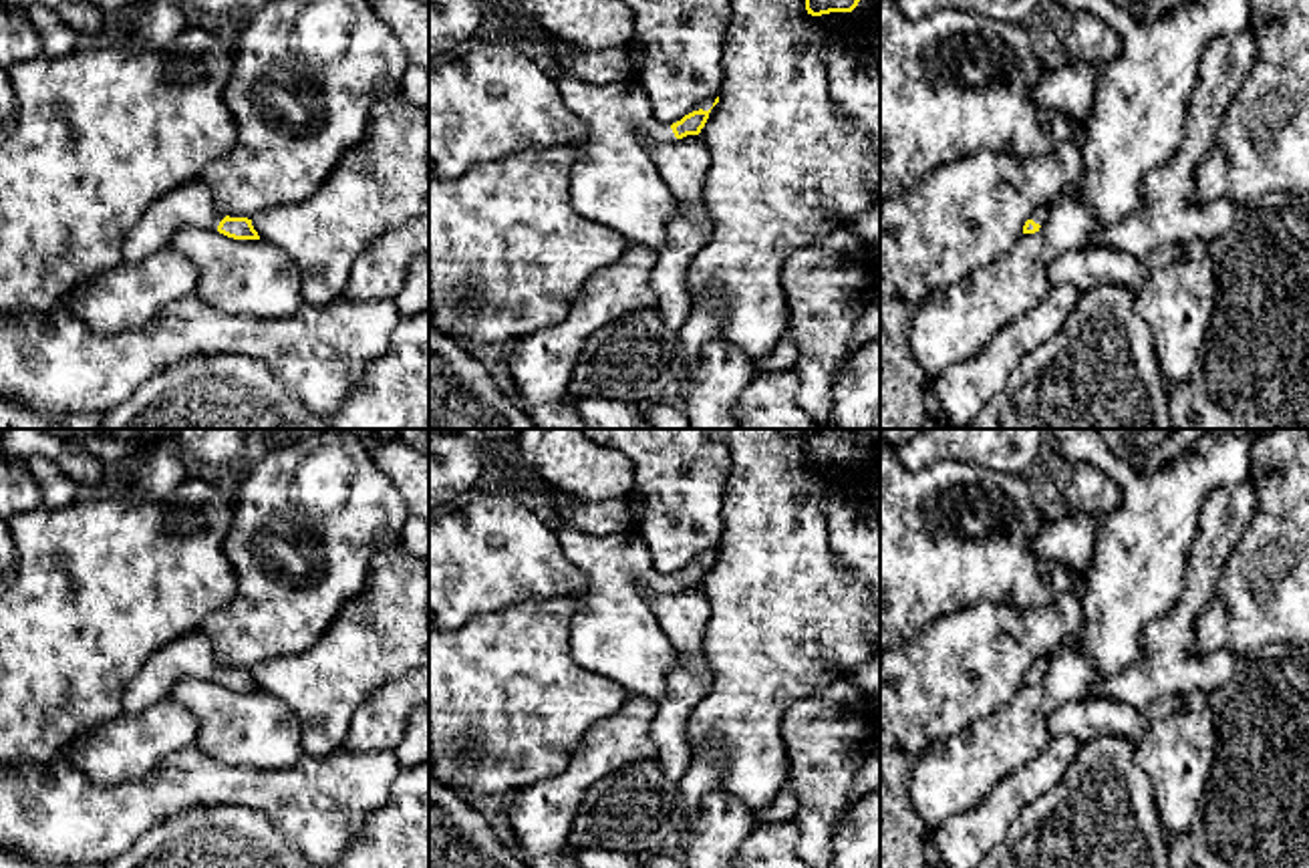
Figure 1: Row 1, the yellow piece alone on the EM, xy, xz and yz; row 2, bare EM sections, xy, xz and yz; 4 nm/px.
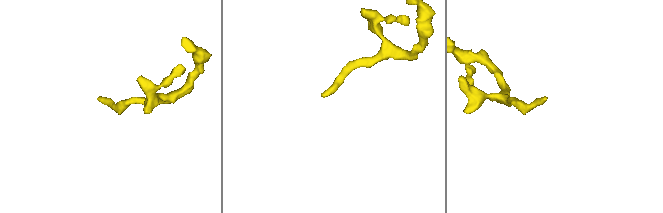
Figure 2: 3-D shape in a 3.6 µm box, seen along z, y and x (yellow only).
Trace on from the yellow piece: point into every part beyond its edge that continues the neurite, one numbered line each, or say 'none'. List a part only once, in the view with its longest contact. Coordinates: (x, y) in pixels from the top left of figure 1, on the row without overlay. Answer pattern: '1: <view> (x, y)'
1: xz (615, 633)

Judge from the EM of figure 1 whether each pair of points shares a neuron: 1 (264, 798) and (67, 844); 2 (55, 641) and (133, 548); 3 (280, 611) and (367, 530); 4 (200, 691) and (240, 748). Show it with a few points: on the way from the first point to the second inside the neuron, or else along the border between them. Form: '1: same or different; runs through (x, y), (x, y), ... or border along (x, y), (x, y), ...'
1: same; runs through (216, 788), (172, 788), (115, 818)
2: same; runs through (77, 619), (119, 570)
3: same; runs through (305, 593), (321, 589), (343, 554)
4: same; runs through (212, 705), (236, 734)

